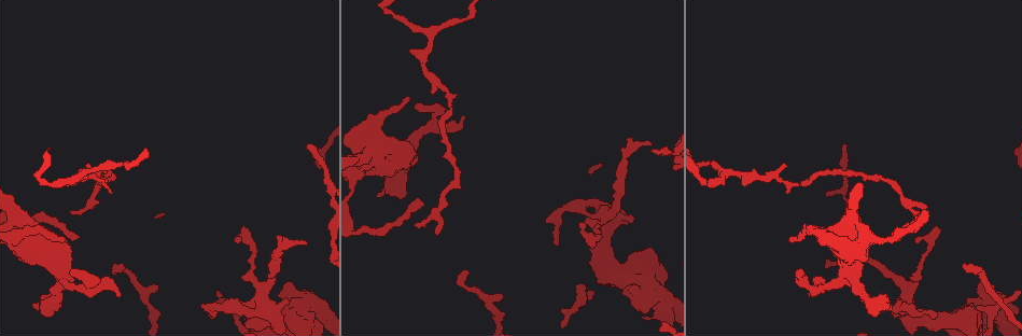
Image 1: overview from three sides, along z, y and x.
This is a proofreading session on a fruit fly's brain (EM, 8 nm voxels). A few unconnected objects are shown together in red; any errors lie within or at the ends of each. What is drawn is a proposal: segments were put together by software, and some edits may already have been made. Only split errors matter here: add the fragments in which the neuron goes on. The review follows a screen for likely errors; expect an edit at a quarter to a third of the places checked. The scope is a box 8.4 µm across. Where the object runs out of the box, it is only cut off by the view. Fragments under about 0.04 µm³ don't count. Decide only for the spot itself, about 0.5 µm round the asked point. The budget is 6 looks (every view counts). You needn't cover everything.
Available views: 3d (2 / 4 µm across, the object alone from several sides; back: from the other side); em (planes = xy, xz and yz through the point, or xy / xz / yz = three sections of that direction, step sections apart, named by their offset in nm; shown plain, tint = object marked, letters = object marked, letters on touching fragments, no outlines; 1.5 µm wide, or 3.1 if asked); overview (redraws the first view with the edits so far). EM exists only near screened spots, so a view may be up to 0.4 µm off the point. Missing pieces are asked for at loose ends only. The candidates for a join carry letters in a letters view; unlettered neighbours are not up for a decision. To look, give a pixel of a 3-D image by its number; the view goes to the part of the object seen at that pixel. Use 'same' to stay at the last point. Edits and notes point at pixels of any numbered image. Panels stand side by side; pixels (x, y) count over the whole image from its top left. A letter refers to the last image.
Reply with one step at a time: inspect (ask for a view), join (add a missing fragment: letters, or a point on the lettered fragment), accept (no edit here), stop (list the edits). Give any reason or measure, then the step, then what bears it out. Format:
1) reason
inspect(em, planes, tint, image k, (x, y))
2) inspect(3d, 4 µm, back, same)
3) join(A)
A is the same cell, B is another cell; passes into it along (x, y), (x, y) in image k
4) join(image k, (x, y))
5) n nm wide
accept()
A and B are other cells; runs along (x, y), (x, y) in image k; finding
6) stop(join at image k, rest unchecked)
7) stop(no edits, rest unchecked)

branch stops here
inspect(3d, 2 µm, back, image 1, (631, 289))

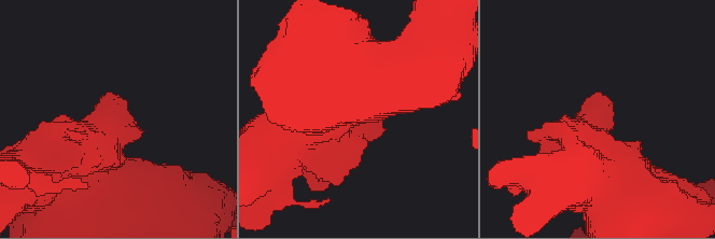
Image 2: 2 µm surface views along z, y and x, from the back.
need the tissue
inspect(em, xz, step 4, tint, image 2, (599, 97))

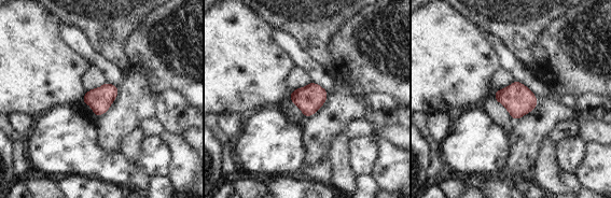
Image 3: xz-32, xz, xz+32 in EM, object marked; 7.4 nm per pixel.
inspect(em, xy, step 8, letters, same)

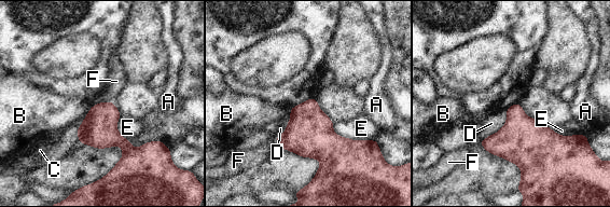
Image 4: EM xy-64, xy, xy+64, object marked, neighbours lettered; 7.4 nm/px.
accept()
A, B, C, D, E and F are other cells; border along (112, 101), (99, 101), (87, 113) in image 4; no lettered fragment goes on from it

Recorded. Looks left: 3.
branch stops here
inspect(em, planes, letters, image 1, (119, 295))

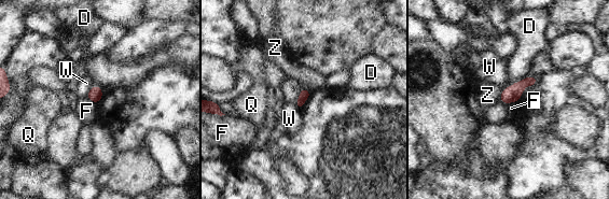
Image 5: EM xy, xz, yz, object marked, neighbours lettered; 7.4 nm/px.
accept()
D, F, Q, W and Z are other cells; border along (302, 88), (294, 104) in image 5; no lettered fragment goes on from it

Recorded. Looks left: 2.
tapers out
inspect(3d, 2 µm, image 1, (87, 166))

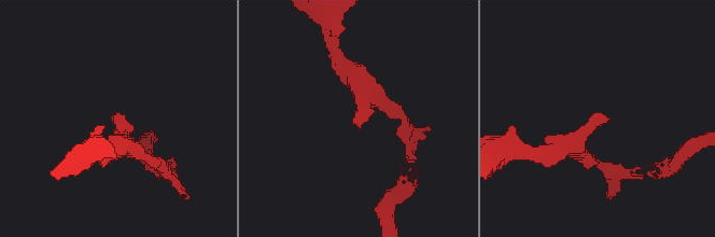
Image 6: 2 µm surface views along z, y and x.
need the tissue
inspect(em, planes, letters, image 6, (355, 124))

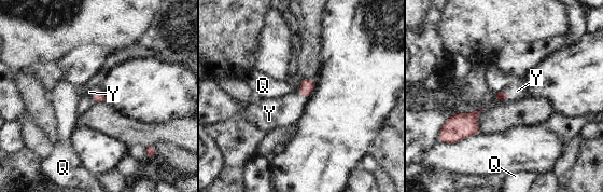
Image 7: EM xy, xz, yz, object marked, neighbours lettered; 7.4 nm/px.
join(Y)
Y is the same cell, Q is another cell; passes into it along (307, 85), (302, 94), (284, 111) in image 7; the neuron continues

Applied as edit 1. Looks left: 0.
stop(join at image 7, rest unchecked)

